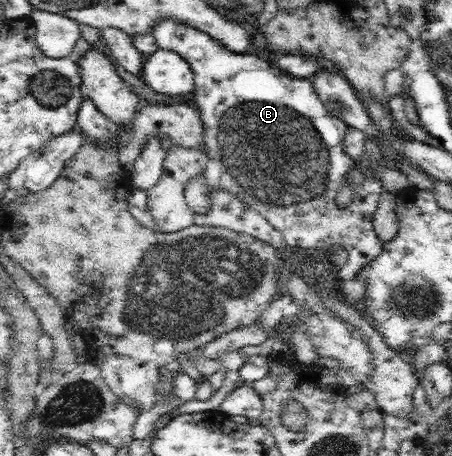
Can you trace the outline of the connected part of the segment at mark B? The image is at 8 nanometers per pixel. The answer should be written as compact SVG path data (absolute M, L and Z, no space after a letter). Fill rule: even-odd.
M174 19L158 20L152 32L160 49L180 54L193 70L195 87L192 93L204 126L202 148L208 161L204 172L184 185L184 198L189 209L197 215L204 215L210 209L211 193L214 190L229 191L275 227L282 234L286 245L319 250L326 248L329 251L333 248L346 250L348 262L339 271L337 283L354 278L366 263L376 259L378 253L382 252L383 241L376 236L372 223L383 192L382 182L376 176L364 176L361 183L355 185L352 201L344 209L336 204L336 195L344 175L357 167L342 146L348 126L324 107L312 81L291 77L256 55L230 51L210 37L209 33Z

